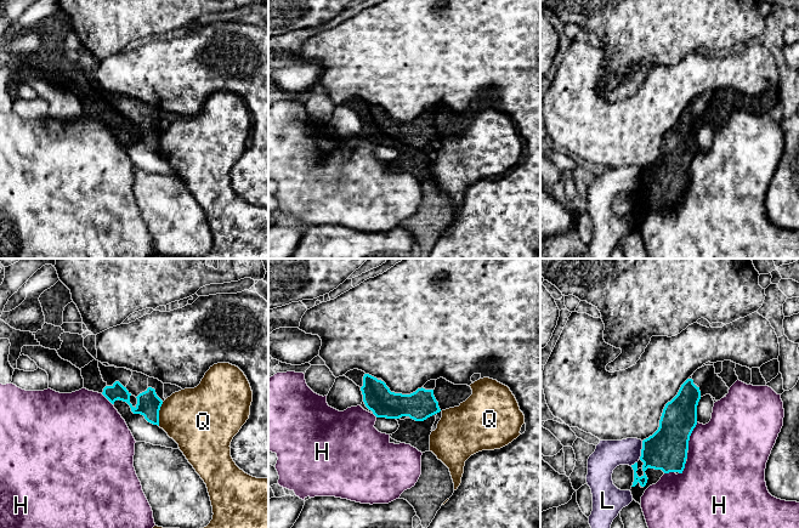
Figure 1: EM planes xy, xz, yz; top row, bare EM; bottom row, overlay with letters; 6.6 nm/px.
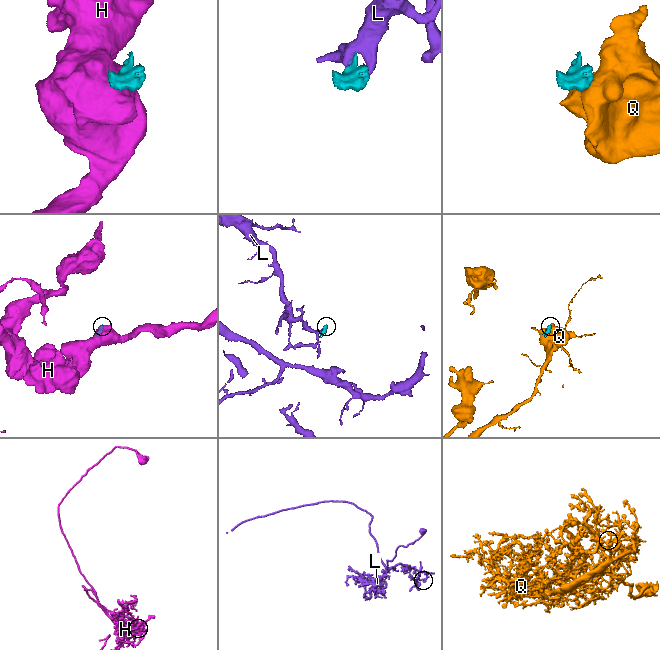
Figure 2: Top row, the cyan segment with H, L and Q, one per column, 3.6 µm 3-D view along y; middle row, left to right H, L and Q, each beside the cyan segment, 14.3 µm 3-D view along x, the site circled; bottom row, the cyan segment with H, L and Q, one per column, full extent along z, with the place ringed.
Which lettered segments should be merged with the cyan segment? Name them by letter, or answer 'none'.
none

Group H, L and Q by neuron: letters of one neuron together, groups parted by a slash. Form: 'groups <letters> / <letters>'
groups H / L / Q

